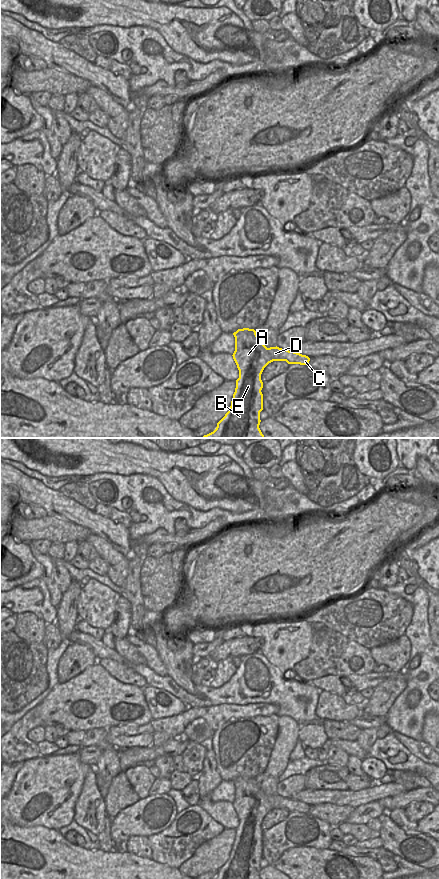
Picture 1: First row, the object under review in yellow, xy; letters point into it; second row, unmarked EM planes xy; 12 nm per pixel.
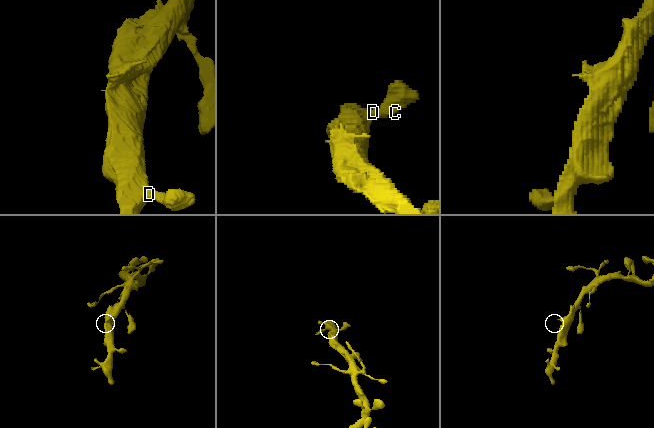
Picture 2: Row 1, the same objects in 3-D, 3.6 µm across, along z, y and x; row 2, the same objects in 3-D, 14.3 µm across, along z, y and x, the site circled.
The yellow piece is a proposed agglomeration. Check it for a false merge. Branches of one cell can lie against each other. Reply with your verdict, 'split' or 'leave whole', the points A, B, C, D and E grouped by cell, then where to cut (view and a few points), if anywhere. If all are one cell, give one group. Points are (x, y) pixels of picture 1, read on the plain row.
leave whole; groups A B C D E; cut none

